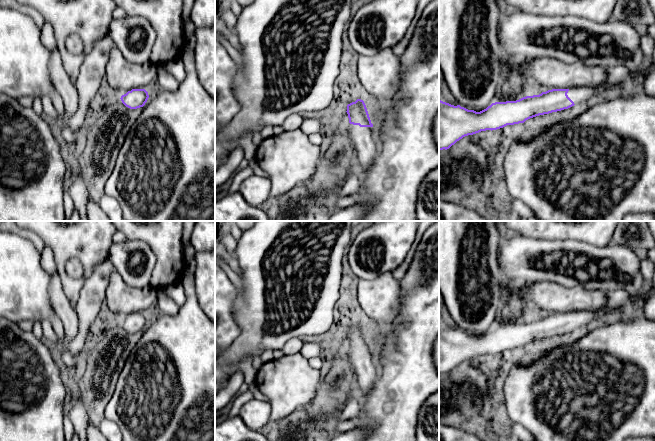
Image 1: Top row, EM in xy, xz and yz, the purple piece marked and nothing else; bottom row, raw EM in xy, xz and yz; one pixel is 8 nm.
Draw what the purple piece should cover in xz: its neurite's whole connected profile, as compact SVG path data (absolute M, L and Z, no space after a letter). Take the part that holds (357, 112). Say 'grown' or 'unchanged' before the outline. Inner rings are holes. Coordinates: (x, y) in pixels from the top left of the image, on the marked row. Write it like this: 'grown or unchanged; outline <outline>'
grown; outline M357 99L348 104L346 112L350 123L348 133L357 152L356 167L360 175L363 175L372 165L377 153L375 130L363 100Z

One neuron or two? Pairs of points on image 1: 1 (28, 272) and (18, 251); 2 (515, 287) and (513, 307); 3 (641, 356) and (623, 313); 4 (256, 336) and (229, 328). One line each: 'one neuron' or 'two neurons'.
1: one neuron
2: one neuron
3: two neurons
4: two neurons

